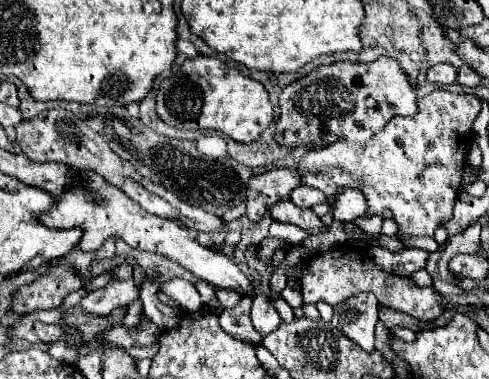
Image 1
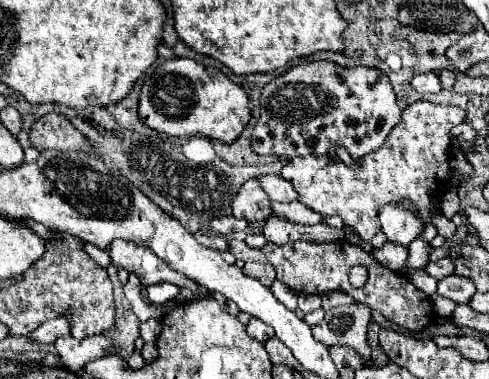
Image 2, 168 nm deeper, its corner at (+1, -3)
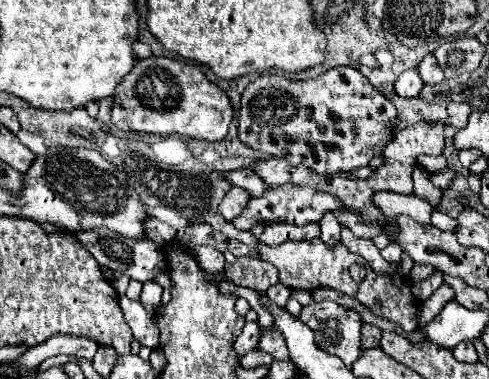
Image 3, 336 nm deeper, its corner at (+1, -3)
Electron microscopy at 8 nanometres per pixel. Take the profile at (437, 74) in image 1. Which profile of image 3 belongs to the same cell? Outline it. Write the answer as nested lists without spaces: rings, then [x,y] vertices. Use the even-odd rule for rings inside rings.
[[[406,70],[398,76],[398,80],[394,82],[394,92],[402,98],[414,98],[418,96],[420,88],[422,88],[422,80],[416,76],[416,70]]]

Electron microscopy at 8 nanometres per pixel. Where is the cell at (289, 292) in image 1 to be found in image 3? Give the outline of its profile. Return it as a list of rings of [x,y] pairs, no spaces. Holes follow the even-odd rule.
[[[276,284],[276,286],[268,288],[266,296],[268,296],[268,300],[270,300],[272,304],[276,304],[276,306],[280,306],[280,308],[282,308],[282,306],[286,304],[288,296],[290,296],[290,290],[288,290],[288,288],[284,288],[284,284]]]

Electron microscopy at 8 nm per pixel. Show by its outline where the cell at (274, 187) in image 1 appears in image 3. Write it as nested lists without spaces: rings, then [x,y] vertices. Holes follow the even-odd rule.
[[[230,188],[224,196],[224,200],[220,202],[218,206],[218,212],[228,220],[232,222],[242,210],[244,210],[244,204],[248,204],[248,192],[244,192],[242,188]]]

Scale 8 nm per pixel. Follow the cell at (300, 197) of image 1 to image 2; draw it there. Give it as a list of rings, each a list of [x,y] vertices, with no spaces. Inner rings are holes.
[[[274,174],[258,176],[258,180],[260,180],[260,186],[272,198],[272,202],[296,202],[298,200],[298,194],[288,180],[284,180],[280,176],[274,176]]]

